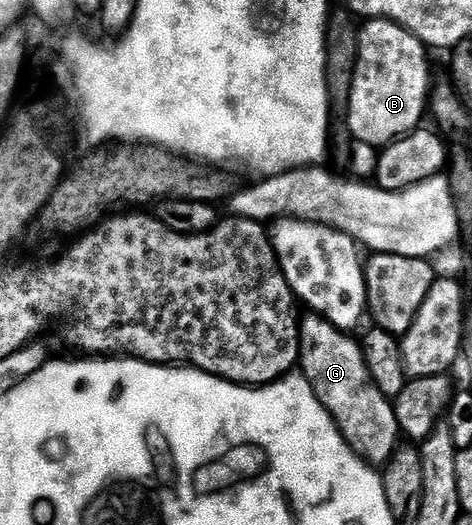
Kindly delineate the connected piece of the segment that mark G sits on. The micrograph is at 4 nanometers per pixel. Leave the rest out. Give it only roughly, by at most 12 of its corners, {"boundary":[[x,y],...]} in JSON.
{"boundary":[[319,315],[298,369],[341,436],[382,468],[401,442],[363,347]]}

